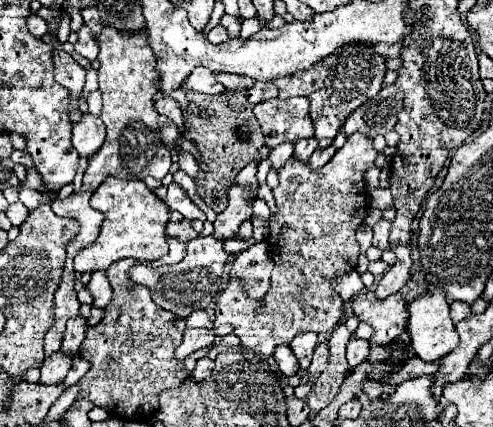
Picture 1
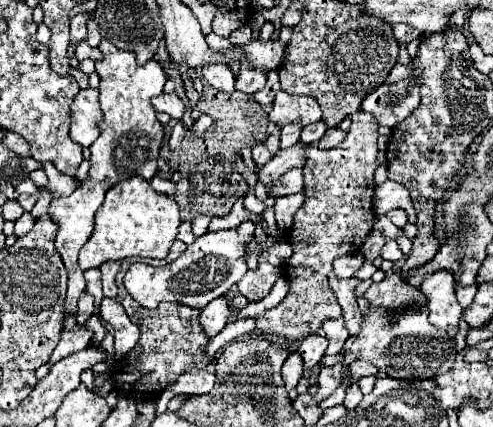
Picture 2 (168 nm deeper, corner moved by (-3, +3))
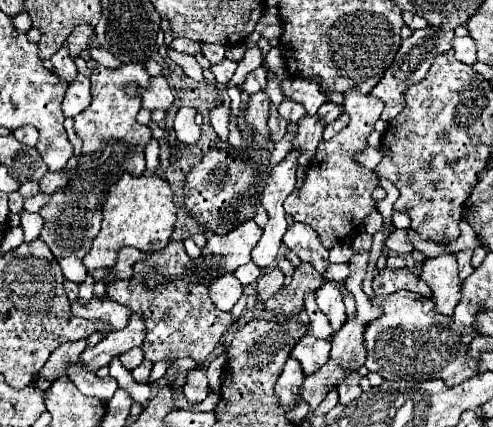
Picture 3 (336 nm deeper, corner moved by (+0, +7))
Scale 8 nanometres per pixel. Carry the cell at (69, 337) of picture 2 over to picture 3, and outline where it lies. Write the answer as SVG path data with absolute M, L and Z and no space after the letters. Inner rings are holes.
M93 297L87 305L77 305L73 303L71 305L71 313L75 317L81 317L81 319L87 319L87 321L101 321L101 323L107 323L111 325L113 329L121 329L127 325L131 313L125 305L119 305L115 301L107 301L107 297L103 299L97 299Z

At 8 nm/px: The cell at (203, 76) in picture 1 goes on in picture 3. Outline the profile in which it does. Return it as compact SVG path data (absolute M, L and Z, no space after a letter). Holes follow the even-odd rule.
M223 59L221 63L211 65L211 73L215 75L217 83L221 83L221 85L227 85L227 83L231 81L231 77L233 77L235 69L237 69L237 63L235 63L235 61L231 61L231 59Z

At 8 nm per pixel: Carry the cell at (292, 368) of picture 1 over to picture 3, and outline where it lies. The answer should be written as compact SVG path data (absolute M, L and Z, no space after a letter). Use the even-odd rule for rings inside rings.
M287 357L285 369L275 383L275 395L277 395L283 409L289 411L297 403L299 387L303 383L303 379L305 379L305 375L303 375L303 369L301 369L301 363L293 357Z

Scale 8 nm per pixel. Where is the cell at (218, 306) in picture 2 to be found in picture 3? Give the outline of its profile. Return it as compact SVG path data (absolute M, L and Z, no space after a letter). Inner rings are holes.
M223 275L209 287L209 299L219 311L231 311L241 297L241 283L235 275Z

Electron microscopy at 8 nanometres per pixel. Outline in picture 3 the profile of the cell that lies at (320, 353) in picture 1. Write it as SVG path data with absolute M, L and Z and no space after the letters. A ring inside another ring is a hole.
M327 281L321 285L321 289L317 291L317 305L327 315L329 323L333 327L333 335L335 335L347 321L343 297L341 297L335 281Z

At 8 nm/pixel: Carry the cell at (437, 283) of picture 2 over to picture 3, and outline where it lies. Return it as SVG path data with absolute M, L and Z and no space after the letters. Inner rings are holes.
M453 255L429 257L423 263L421 279L429 285L435 299L435 313L453 315L461 297L461 283L457 277L457 261Z

